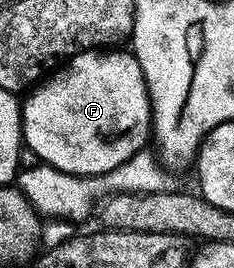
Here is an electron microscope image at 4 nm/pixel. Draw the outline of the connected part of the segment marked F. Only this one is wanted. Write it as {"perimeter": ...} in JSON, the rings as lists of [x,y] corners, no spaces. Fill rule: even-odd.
{"perimeter":[[[131,51],[81,52],[34,91],[21,105],[23,143],[53,168],[78,176],[106,173],[130,160],[149,141],[150,95]]]}

